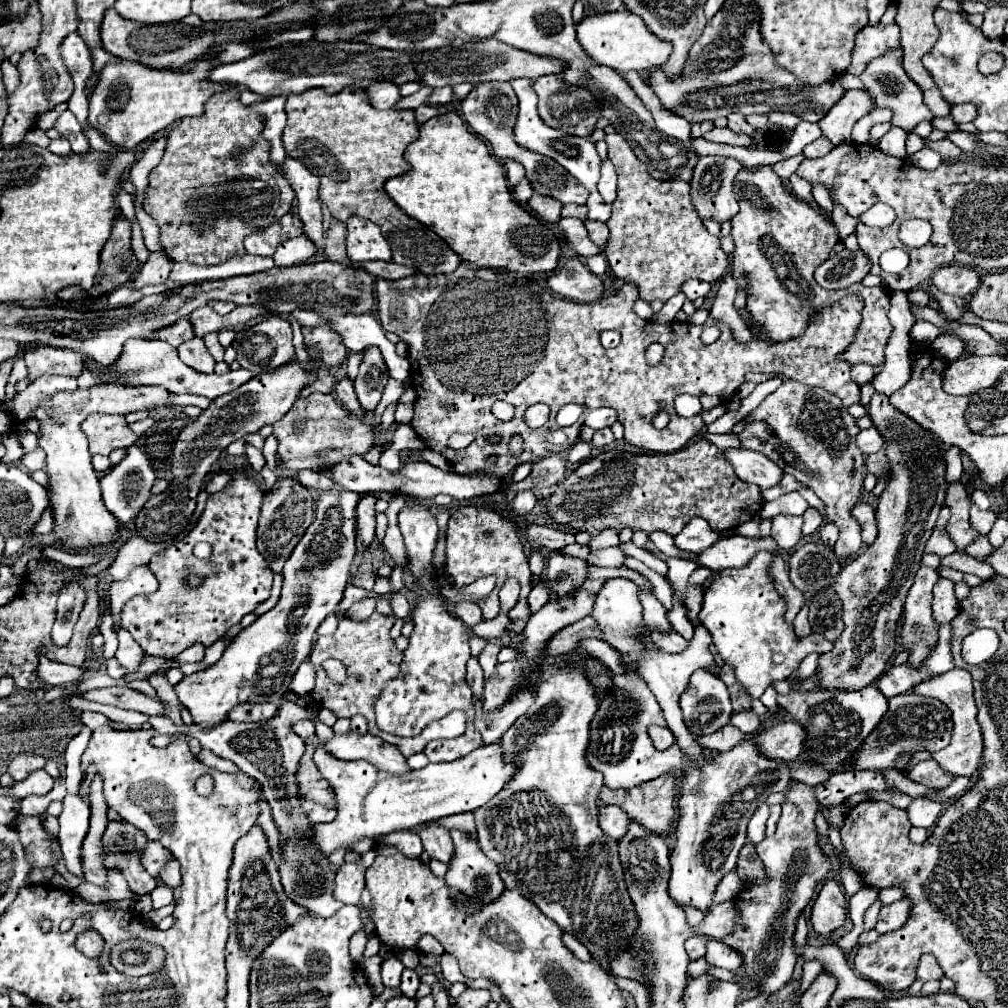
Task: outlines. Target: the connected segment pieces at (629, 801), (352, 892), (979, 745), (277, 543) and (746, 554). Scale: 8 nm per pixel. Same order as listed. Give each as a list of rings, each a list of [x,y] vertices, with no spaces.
[[[661,775],[653,781],[647,781],[647,783],[641,783],[637,787],[631,787],[631,789],[609,789],[609,787],[603,787],[599,791],[599,801],[603,805],[619,805],[623,807],[639,825],[643,825],[645,829],[657,833],[657,835],[665,835],[673,817],[675,817],[675,809],[673,809],[673,803],[675,803],[675,777],[671,775]]]
[[[371,849],[361,855],[359,863],[345,863],[335,877],[335,893],[333,893],[335,899],[347,905],[361,907],[363,923],[369,923],[369,913],[361,903],[361,891],[365,889],[365,871],[373,865],[373,861],[375,861],[375,851]]]
[[[951,669],[943,675],[937,675],[929,681],[923,681],[919,683],[913,693],[919,693],[919,695],[931,695],[935,699],[939,699],[941,703],[945,703],[951,713],[953,713],[953,737],[951,737],[951,743],[933,753],[931,757],[937,761],[937,765],[951,777],[971,777],[977,767],[981,765],[981,753],[983,753],[983,737],[981,737],[981,729],[977,725],[977,707],[975,707],[975,699],[973,699],[973,679],[969,675],[969,671],[965,669]]]
[[[279,479],[267,493],[261,505],[261,517],[257,527],[257,551],[265,557],[269,563],[269,569],[273,573],[281,573],[285,561],[289,559],[293,547],[299,543],[301,535],[307,531],[307,527],[315,519],[315,499],[309,495],[309,491],[299,485],[295,479]]]
[[[729,535],[719,539],[709,551],[697,553],[697,563],[711,569],[711,571],[723,571],[723,569],[739,569],[745,567],[757,551],[775,551],[777,543],[771,537],[763,539],[747,539],[741,535]]]

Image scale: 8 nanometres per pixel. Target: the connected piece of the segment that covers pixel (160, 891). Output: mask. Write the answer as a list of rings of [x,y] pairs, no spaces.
[[[159,885],[157,891],[151,893],[153,897],[153,909],[157,909],[157,905],[167,905],[173,901],[173,895],[171,895],[171,889],[165,887],[165,885]]]

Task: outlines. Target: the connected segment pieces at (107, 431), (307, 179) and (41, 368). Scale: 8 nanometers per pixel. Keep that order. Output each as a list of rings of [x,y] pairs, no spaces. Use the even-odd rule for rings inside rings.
[[[93,413],[83,421],[83,433],[89,439],[91,455],[109,455],[113,449],[127,449],[137,443],[141,435],[135,435],[123,415]]]
[[[285,157],[281,163],[283,177],[289,181],[297,193],[299,217],[305,223],[305,235],[321,249],[323,247],[323,229],[321,229],[321,201],[319,201],[319,179],[309,173],[309,169],[293,157]]]
[[[31,347],[23,355],[29,379],[37,379],[39,375],[53,373],[53,375],[69,375],[79,377],[83,369],[83,355],[69,349],[57,349],[57,347]]]

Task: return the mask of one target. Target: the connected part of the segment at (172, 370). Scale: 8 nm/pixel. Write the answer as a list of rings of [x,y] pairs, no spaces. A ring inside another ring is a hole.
[[[129,339],[123,347],[121,357],[117,359],[115,365],[105,367],[101,373],[105,379],[121,381],[125,385],[161,385],[171,393],[195,393],[195,395],[205,395],[212,401],[217,397],[229,393],[237,387],[241,387],[253,377],[251,371],[247,369],[237,369],[229,371],[224,375],[201,375],[187,365],[177,355],[177,349],[169,343],[163,341],[145,341],[145,339]]]

